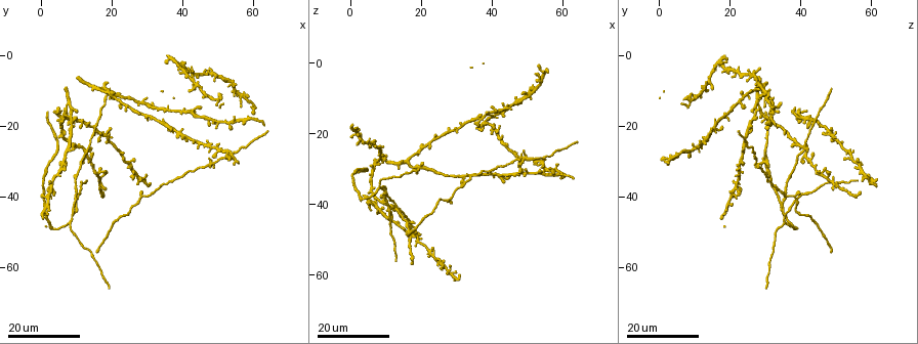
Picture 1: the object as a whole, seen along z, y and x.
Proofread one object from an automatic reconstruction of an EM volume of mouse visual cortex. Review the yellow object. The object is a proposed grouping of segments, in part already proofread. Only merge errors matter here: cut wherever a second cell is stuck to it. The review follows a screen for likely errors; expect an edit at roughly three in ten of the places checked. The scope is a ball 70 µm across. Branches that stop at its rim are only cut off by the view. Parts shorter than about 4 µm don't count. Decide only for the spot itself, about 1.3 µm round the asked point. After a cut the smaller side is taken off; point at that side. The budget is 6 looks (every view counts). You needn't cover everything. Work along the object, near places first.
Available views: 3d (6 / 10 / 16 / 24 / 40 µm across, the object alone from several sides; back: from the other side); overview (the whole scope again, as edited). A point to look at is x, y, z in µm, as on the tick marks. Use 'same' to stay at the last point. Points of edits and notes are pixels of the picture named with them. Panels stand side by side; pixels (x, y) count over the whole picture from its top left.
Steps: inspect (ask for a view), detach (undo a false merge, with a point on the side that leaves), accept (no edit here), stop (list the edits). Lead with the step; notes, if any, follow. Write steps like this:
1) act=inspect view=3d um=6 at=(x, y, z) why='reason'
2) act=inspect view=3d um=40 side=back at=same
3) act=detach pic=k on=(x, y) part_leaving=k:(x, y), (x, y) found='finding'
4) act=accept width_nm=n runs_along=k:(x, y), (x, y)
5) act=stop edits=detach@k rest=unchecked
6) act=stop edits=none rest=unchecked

act=inspect view=3d um=16 at=(13.0, 26.5, 41.0) why='thin arm on a thick one'

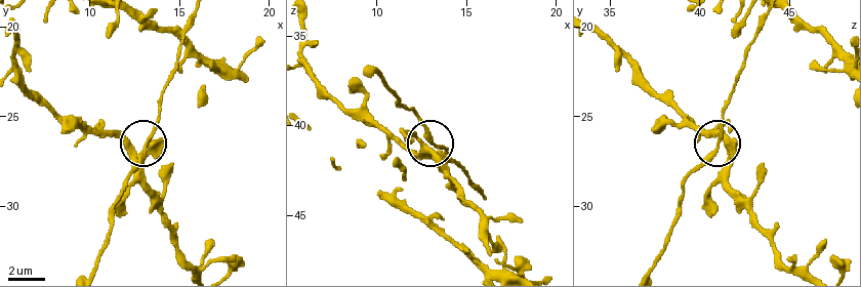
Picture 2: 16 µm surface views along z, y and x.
act=inspect view=3d um=6 at=(13.2, 26.8, 40.9)

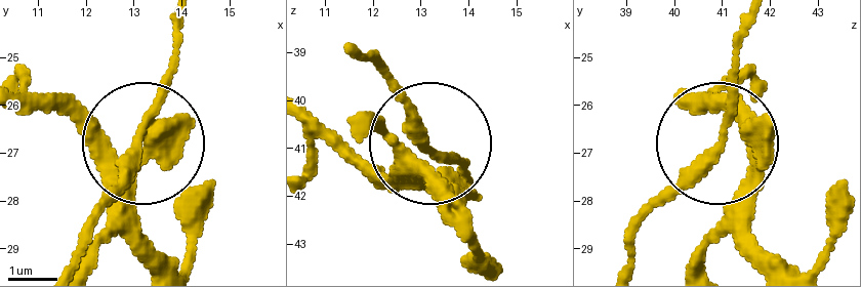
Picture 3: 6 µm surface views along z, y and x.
act=accept side_arm_um=43 found='one cell here'

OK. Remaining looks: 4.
act=inspect view=3d um=24 at=(9.5, 45.5, 35.0)

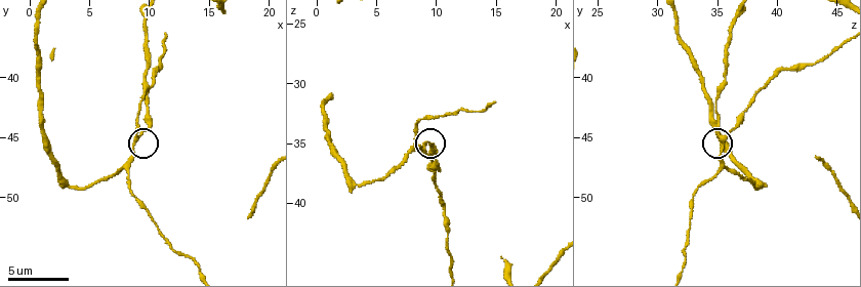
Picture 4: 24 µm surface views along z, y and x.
act=inspect view=3d um=10 at=(9.0, 45.0, 35.6)

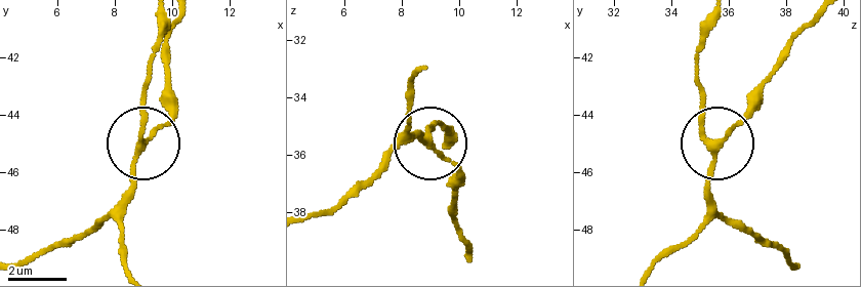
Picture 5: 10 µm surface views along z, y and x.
act=accept arms=3 found='all the same cell'

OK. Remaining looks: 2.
act=stop edits=none rest=unchecked

